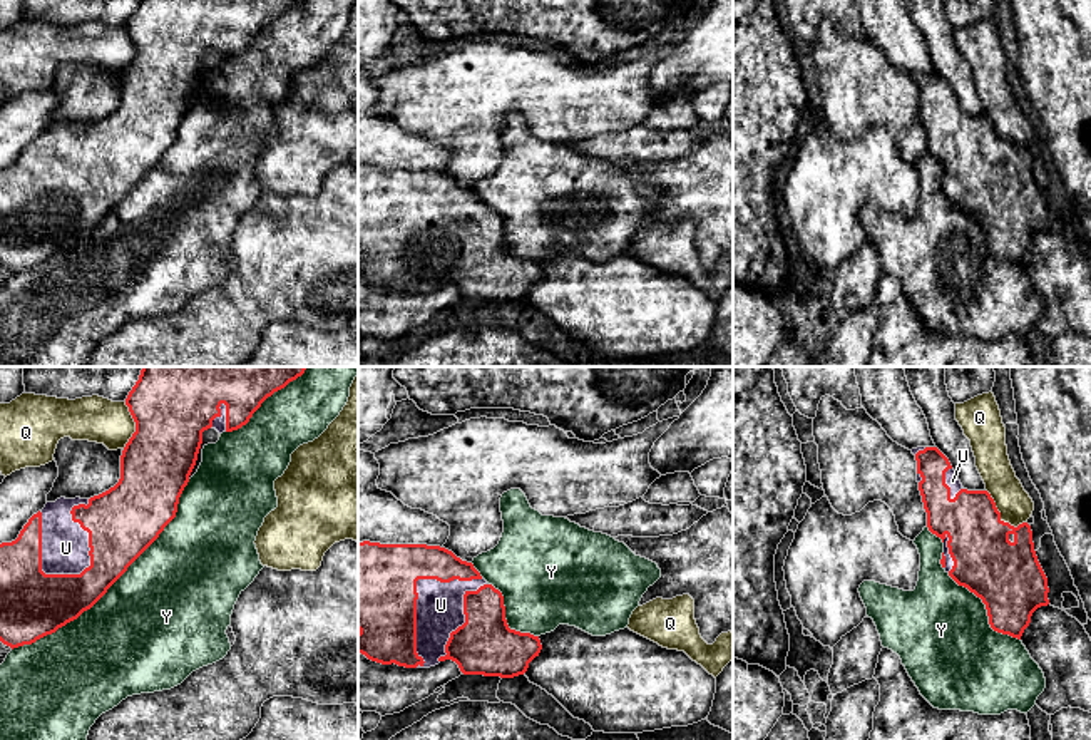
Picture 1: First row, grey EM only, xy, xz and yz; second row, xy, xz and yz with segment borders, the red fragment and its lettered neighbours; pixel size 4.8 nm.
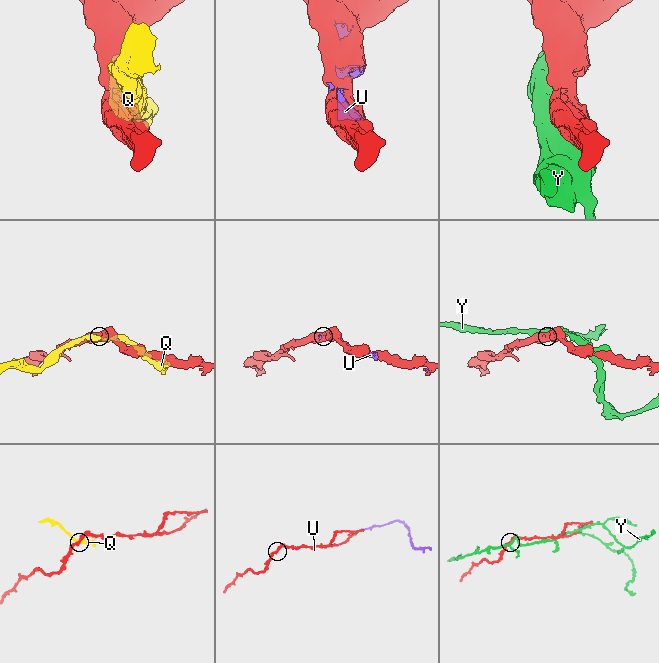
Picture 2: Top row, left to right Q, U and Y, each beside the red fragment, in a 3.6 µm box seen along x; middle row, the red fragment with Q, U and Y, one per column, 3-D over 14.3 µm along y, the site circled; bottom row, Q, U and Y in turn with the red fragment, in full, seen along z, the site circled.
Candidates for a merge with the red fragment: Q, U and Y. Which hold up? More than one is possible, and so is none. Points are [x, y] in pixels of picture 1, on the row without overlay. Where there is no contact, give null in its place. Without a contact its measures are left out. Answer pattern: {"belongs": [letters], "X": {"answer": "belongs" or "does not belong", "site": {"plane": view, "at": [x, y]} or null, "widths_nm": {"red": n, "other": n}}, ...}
{"belongs": ["U"], "Q": {"answer": "does not belong", "site": {"plane": "yz", "at": [999, 141]}, "widths_nm": {"red": 300, "other": 160}}, "U": {"answer": "belongs", "site": {"plane": "xy", "at": [89, 171]}, "widths_nm": {"red": 340, "other": 220}}, "Y": {"answer": "does not belong", "site": {"plane": "xy", "at": [114, 206]}, "widths_nm": {"red": 300, "other": 500}}}

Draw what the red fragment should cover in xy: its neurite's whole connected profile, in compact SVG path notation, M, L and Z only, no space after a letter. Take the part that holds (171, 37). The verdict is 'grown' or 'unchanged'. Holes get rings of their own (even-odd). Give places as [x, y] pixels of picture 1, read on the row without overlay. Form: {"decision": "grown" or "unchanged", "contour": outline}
{"decision": "grown", "contour": "M139 0L139 5L129 17L125 30L136 47L136 57L125 69L120 80L120 104L109 116L90 124L65 124L47 127L42 136L33 139L12 167L0 169L0 266L7 271L18 273L32 270L37 265L55 258L59 253L77 244L84 236L90 234L107 214L127 196L127 193L159 162L164 152L176 142L179 122L189 107L189 100L196 90L197 79L202 69L202 57L216 54L219 59L233 57L249 47L261 28L274 17L284 13L289 7L301 0Z"}

